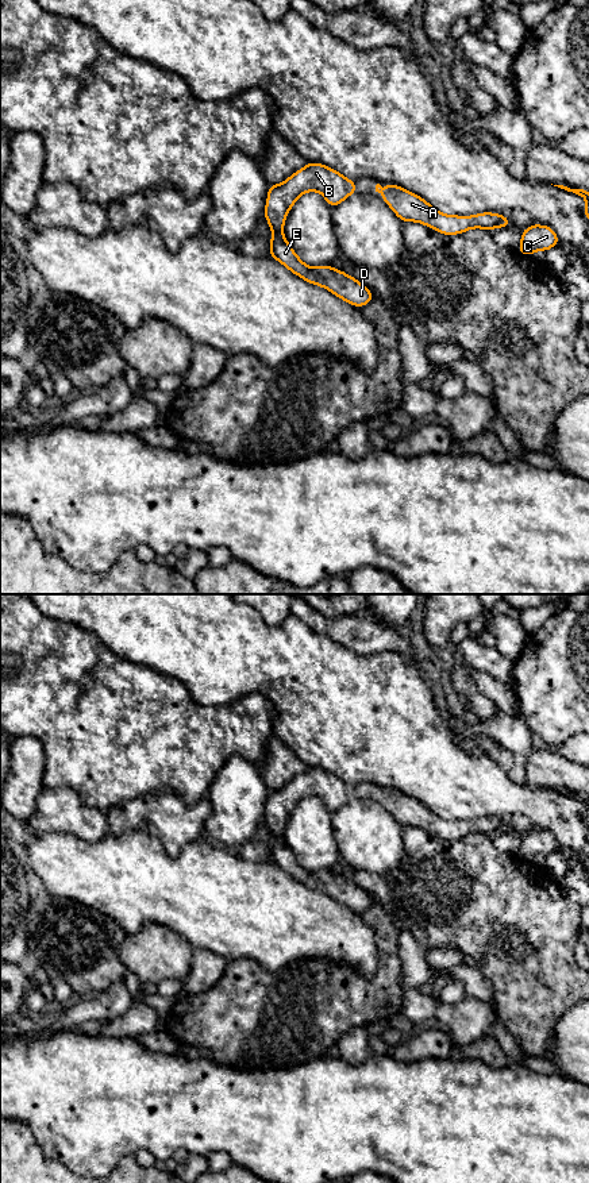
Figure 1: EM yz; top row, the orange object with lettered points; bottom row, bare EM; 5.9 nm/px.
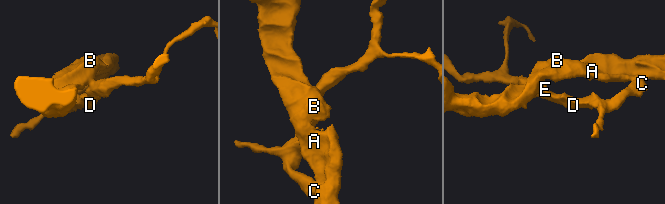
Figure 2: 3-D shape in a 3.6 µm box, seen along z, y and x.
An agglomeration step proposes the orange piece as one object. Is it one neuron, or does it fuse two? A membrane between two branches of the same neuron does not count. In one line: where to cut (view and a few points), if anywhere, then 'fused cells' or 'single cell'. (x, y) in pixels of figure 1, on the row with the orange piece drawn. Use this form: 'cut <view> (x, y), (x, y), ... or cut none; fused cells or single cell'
cut yz (281, 232), (273, 235); fused cells

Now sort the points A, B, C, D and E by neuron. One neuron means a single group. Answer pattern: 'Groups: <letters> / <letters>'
Groups: A B / C D E

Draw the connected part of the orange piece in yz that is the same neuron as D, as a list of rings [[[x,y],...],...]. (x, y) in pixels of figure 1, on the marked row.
[[[272,235],[269,257],[280,261],[293,274],[304,281],[328,289],[336,297],[361,308],[373,301],[374,294],[357,278],[330,265],[309,267],[294,253],[284,235]]]

